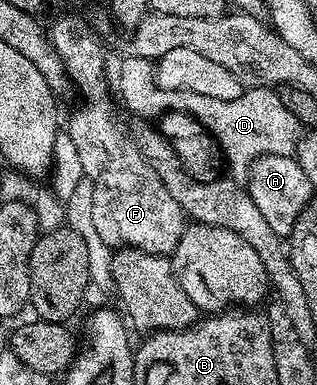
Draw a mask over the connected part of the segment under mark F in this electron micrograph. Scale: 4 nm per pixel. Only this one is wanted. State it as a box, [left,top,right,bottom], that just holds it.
[51,19,187,256]

